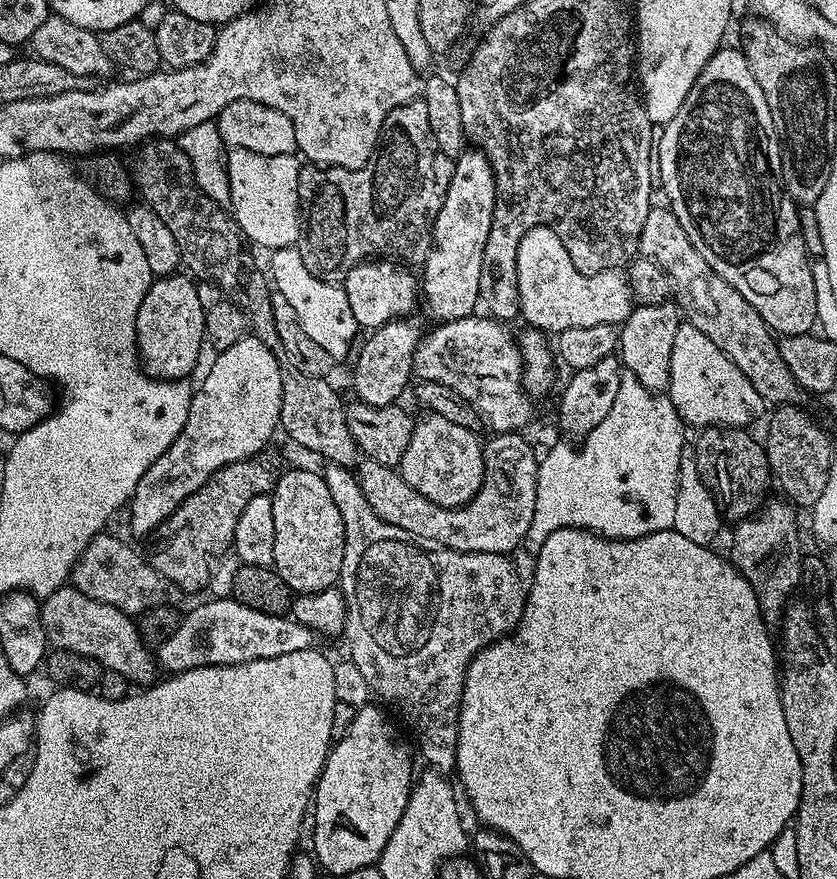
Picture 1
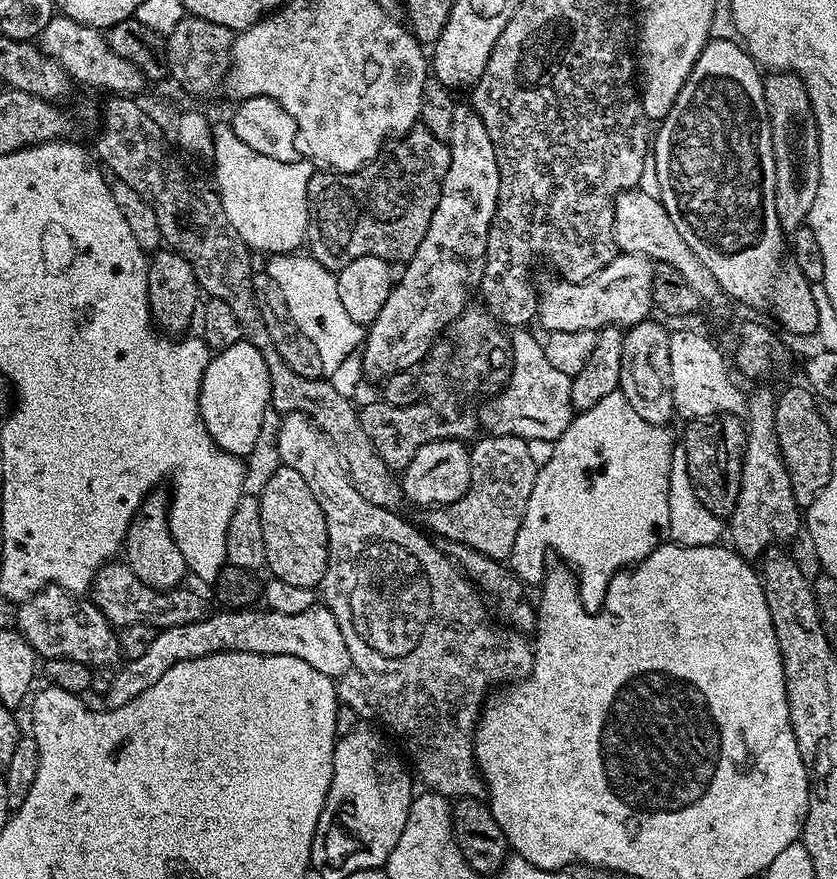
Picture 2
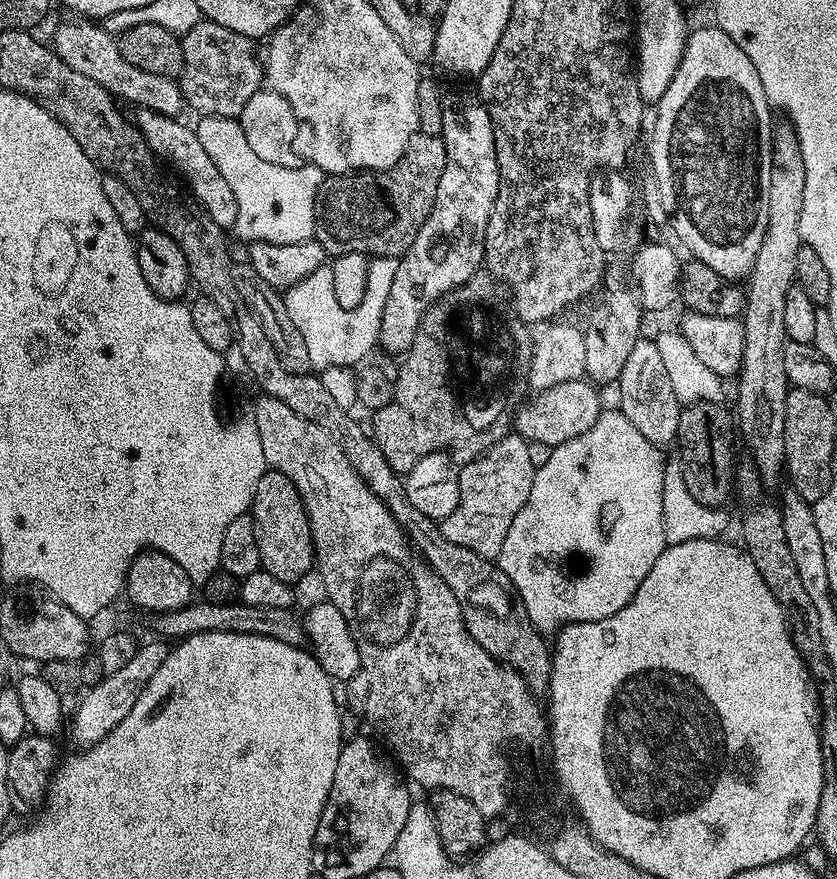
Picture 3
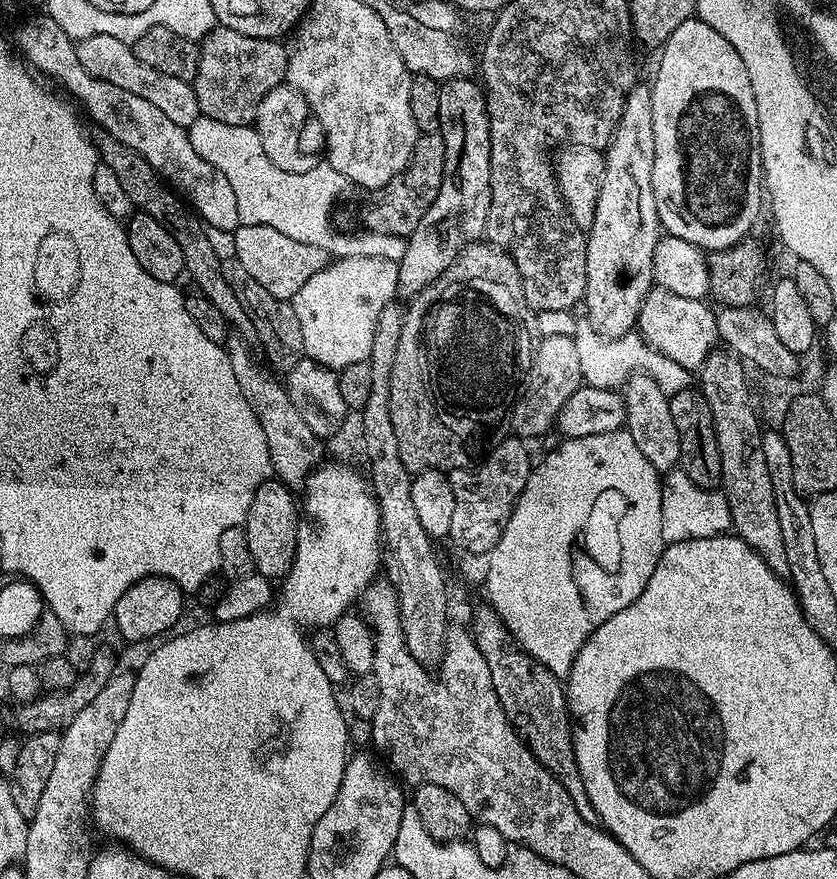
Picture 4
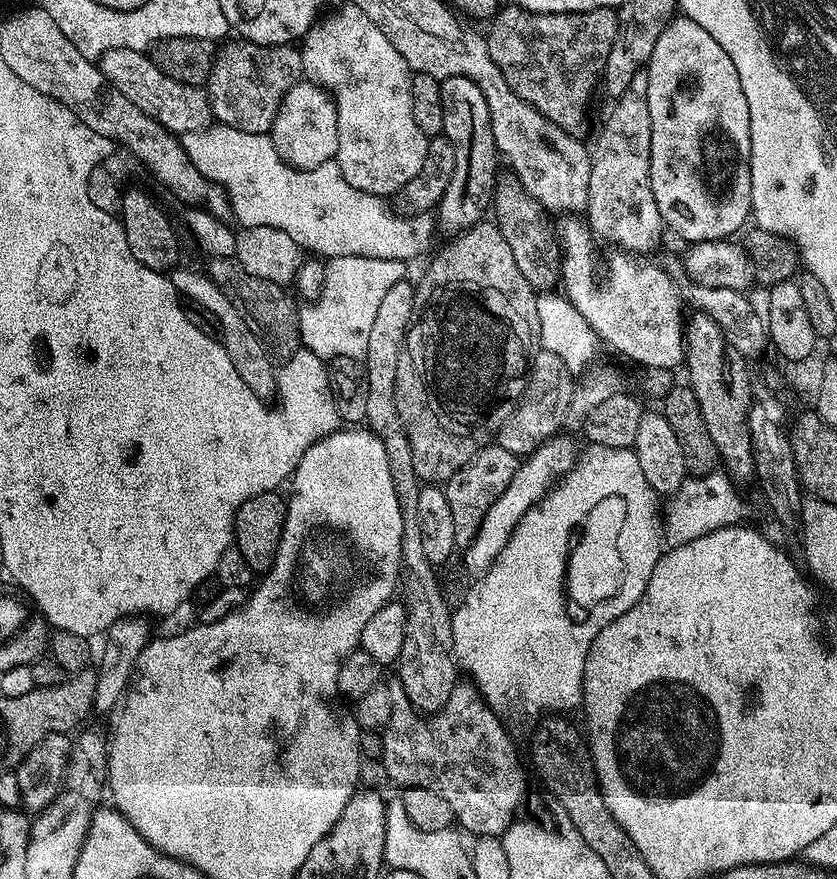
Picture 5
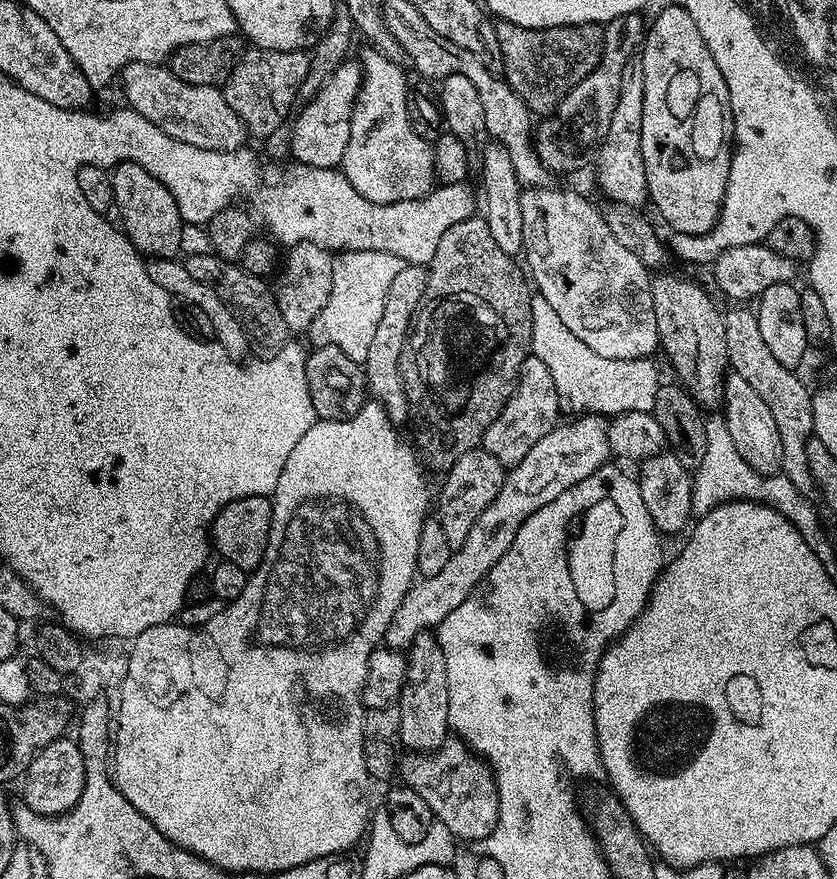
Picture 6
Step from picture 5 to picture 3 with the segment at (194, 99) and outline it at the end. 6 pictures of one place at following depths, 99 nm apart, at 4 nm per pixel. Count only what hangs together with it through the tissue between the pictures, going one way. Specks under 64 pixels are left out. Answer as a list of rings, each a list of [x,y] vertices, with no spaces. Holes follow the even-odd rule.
[[[72,18],[69,24],[60,24],[56,28],[56,37],[50,40],[51,47],[66,62],[66,66],[71,66],[74,70],[79,70],[81,74],[86,74],[86,78],[94,78],[107,92],[119,98],[121,101],[129,100],[136,108],[149,108],[155,112],[161,112],[164,116],[179,117],[180,111],[185,111],[184,95],[180,92],[180,85],[171,76],[162,74],[149,74],[146,70],[138,70],[138,66],[133,66],[131,62],[126,62],[122,58],[122,50],[118,50],[116,36],[109,32],[107,27],[100,28],[96,22],[85,22],[80,18]]]

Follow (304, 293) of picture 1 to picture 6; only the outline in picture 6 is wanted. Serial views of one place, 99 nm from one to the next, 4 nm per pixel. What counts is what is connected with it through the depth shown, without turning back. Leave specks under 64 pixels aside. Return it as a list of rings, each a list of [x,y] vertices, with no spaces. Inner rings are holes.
[[[378,250],[339,253],[332,262],[330,298],[326,298],[326,306],[322,306],[318,318],[314,318],[306,330],[306,336],[313,340],[311,343],[338,346],[346,358],[354,358],[354,362],[363,365],[366,353],[370,351],[370,341],[374,338],[374,329],[386,307],[386,293],[401,266],[401,260],[394,254],[382,254]]]

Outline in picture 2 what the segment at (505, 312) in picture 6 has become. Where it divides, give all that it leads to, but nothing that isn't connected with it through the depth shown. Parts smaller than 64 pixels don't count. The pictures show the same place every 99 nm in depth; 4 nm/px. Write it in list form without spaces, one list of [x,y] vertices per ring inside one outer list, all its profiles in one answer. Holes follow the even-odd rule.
[[[469,306],[449,326],[446,338],[437,340],[432,349],[428,351],[426,398],[421,398],[405,408],[395,408],[383,402],[368,404],[365,408],[361,407],[358,415],[362,422],[362,430],[366,430],[366,434],[370,434],[370,442],[374,442],[374,450],[378,450],[378,454],[382,454],[382,462],[386,462],[388,468],[403,470],[406,466],[410,466],[410,458],[414,458],[414,454],[418,454],[418,450],[422,450],[422,446],[426,446],[430,442],[438,442],[439,440],[464,442],[471,439],[468,437],[480,426],[478,404],[472,401],[472,395],[487,380],[497,386],[503,385],[512,371],[512,366],[512,342],[509,333],[505,331],[500,321],[495,320],[487,308]]]

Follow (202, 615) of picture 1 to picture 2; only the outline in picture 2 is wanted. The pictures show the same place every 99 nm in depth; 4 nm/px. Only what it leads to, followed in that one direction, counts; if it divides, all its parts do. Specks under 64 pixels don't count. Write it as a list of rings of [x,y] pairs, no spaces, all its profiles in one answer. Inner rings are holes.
[[[315,606],[300,614],[280,614],[269,610],[216,611],[186,626],[160,628],[154,642],[146,646],[145,652],[138,654],[138,658],[128,660],[128,668],[121,667],[121,672],[117,671],[113,675],[112,685],[106,693],[107,707],[121,708],[131,704],[138,694],[142,694],[142,690],[154,686],[154,682],[158,682],[158,678],[162,678],[162,674],[166,674],[166,670],[173,668],[177,662],[206,658],[215,652],[293,656],[302,658],[302,662],[310,662],[314,670],[333,678],[346,674],[352,668],[350,650],[346,650],[346,638],[342,638],[336,616],[329,608]]]

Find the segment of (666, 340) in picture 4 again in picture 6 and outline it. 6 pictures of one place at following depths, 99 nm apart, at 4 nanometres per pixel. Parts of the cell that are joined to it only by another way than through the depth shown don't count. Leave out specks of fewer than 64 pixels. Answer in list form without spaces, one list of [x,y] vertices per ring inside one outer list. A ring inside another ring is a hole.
[[[550,186],[525,187],[520,193],[520,205],[524,223],[522,256],[528,259],[531,283],[538,289],[538,295],[550,302],[554,314],[562,318],[566,330],[570,330],[574,338],[586,342],[594,354],[602,354],[602,358],[642,360],[651,357],[652,351],[655,353],[660,347],[658,322],[654,318],[653,277],[650,269],[610,234],[603,211],[576,192]]]

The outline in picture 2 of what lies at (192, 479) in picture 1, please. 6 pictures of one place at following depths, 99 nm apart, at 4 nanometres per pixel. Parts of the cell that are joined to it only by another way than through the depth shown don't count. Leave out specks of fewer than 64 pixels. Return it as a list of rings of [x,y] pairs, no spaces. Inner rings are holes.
[[[241,338],[234,346],[226,346],[226,350],[209,359],[206,374],[202,374],[200,417],[210,438],[222,451],[241,458],[249,456],[262,433],[264,412],[271,402],[266,358],[247,339]],[[160,490],[149,492],[140,503],[135,518],[130,522],[122,549],[123,559],[130,566],[130,570],[134,570],[134,574],[138,574],[142,582],[146,582],[151,588],[157,590],[167,590],[183,585],[184,576],[189,575],[186,558],[182,558],[182,550],[178,550],[168,525],[169,503],[169,497],[163,496]]]

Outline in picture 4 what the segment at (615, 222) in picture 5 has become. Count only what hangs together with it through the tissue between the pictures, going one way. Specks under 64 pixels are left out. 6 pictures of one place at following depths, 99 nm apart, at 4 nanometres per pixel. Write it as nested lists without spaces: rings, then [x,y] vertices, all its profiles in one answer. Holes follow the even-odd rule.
[[[637,82],[629,90],[622,118],[618,118],[612,141],[603,153],[605,174],[592,224],[586,230],[586,290],[582,308],[596,333],[617,337],[633,331],[644,299],[653,291],[654,250],[662,235],[652,185],[654,110],[652,89],[647,83]]]

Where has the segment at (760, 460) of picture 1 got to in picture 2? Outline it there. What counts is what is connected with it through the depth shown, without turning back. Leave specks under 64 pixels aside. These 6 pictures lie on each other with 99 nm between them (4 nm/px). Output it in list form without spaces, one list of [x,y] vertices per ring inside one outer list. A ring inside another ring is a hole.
[[[718,413],[716,416],[698,417],[695,420],[687,421],[683,425],[684,436],[682,442],[686,446],[687,467],[690,482],[693,483],[694,494],[702,506],[710,510],[710,513],[719,518],[731,517],[736,499],[740,493],[740,466],[744,458],[744,447],[746,446],[746,424],[739,415],[730,413]]]

